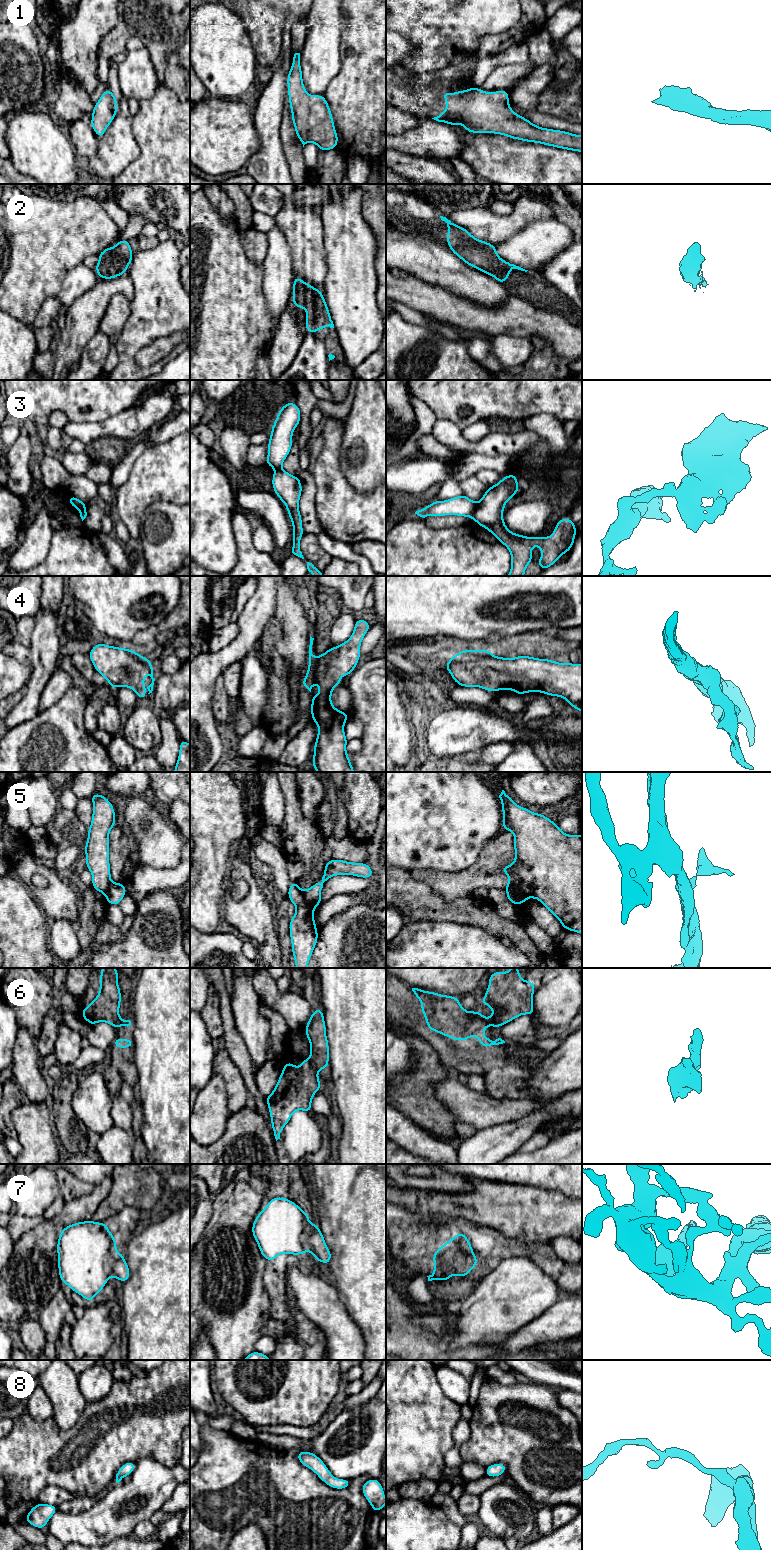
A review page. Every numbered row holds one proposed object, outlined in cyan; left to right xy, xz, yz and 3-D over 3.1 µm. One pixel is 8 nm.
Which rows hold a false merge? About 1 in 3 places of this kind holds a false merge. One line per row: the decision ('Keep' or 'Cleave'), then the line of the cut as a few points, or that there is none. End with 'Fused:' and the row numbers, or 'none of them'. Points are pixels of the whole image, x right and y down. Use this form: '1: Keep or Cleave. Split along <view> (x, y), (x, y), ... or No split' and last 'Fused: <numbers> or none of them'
1: Keep. No split
2: Keep. No split
3: Cleave. Split along yz (477, 503), (471, 516)
4: Keep. No split
5: Cleave. Split along yz (507, 884), (516, 887), (526, 898)
6: Cleave. Split along xz (308, 1059), (318, 1069)
7: Cleave. Split along xz (309, 1226), (305, 1236), (307, 1249)
8: Keep. No split
Fused: 3, 5, 6, 7

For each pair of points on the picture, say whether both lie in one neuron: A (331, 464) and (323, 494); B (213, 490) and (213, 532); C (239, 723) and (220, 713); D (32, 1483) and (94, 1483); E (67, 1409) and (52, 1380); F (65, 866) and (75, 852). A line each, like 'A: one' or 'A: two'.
A: one
B: one
C: two
D: one
E: one
F: one

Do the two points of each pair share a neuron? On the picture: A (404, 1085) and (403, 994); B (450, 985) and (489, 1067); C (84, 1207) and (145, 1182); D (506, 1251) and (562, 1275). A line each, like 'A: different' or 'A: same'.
A: different
B: different
C: different
D: same

